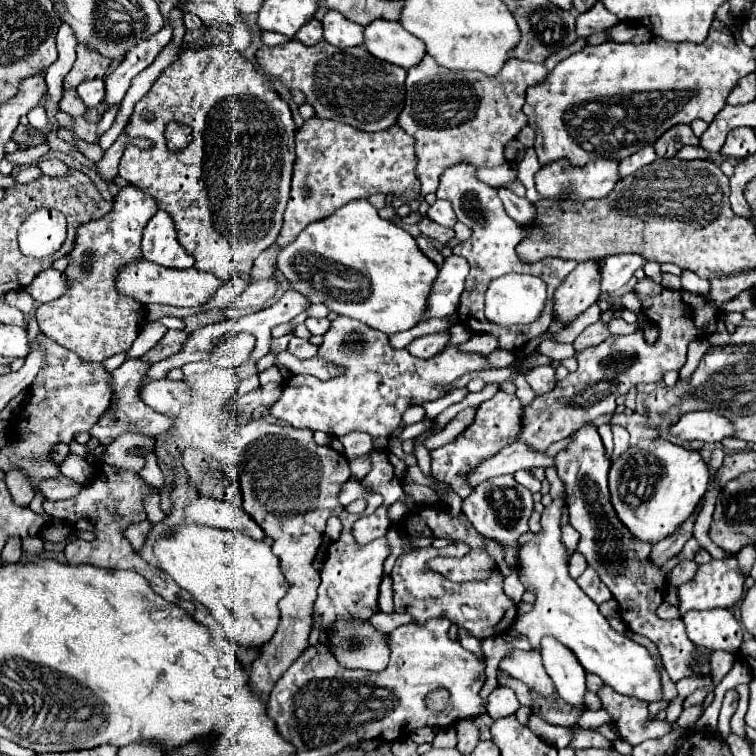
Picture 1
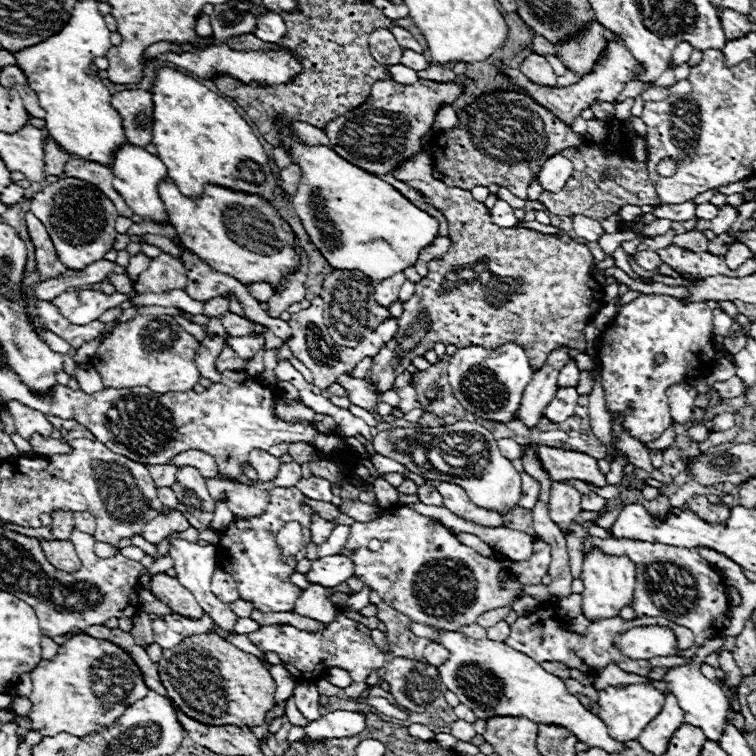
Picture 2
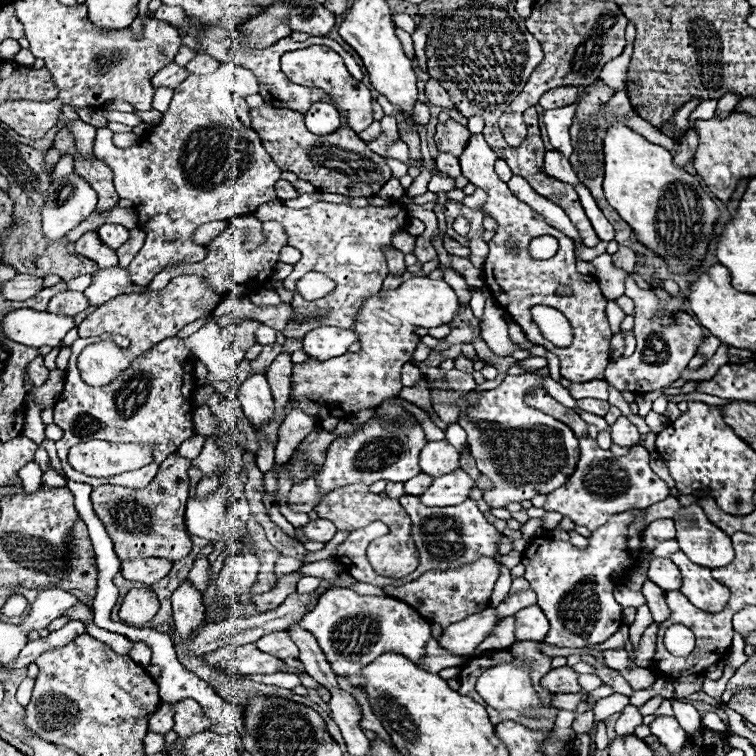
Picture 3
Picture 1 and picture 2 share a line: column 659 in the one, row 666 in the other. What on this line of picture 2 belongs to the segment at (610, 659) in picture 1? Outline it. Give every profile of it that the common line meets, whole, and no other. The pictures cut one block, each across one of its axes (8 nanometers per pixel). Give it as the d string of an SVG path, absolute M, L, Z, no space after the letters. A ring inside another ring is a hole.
M694 656L690 662L670 668L670 670L664 674L662 682L666 684L668 692L676 696L680 708L684 710L684 714L686 714L684 722L702 728L708 740L718 742L718 738L720 738L720 734L722 734L722 728L724 728L724 724L726 724L728 698L724 696L724 692L720 690L720 686L718 686L716 682L708 680L708 678L700 672L700 664L702 664L702 660Z

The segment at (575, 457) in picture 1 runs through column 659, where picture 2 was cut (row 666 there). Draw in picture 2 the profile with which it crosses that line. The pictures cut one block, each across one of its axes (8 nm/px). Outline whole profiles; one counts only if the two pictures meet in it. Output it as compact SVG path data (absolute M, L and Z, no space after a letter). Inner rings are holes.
M546 602L536 612L528 614L528 616L520 616L514 624L510 624L512 632L510 632L510 636L504 644L516 648L518 652L524 652L526 656L534 658L536 662L560 662L568 668L576 668L576 670L580 670L584 674L590 674L590 676L598 676L610 662L614 662L620 670L624 670L628 674L646 676L652 670L652 666L648 666L646 660L630 660L630 658L622 656L618 650L612 648L612 636L616 632L624 632L624 630L634 628L634 626L650 626L650 624L670 626L678 636L678 648L680 650L686 650L686 648L694 646L694 634L688 628L672 624L670 620L664 620L660 616L654 616L654 618L644 616L644 618L634 618L634 620L628 620L628 622L622 620L620 616L614 616L614 618L608 618L608 620L592 622L584 634L574 634L574 632L568 632L562 626L562 616L556 612L554 602Z

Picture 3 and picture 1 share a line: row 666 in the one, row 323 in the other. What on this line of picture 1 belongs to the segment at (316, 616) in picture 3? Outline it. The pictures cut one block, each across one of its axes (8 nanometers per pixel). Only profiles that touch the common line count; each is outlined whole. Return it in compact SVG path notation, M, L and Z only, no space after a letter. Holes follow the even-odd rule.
M338 316L332 322L332 328L324 334L318 354L346 366L346 374L328 382L306 374L294 374L282 382L282 398L268 410L274 418L284 420L294 428L322 430L330 436L342 436L354 430L370 436L390 436L398 430L402 414L410 406L440 398L450 382L470 370L482 370L488 366L504 368L514 360L514 354L506 350L494 350L490 358L484 358L476 354L462 354L457 346L448 347L434 358L420 360L408 350L394 350L386 334L346 316Z

